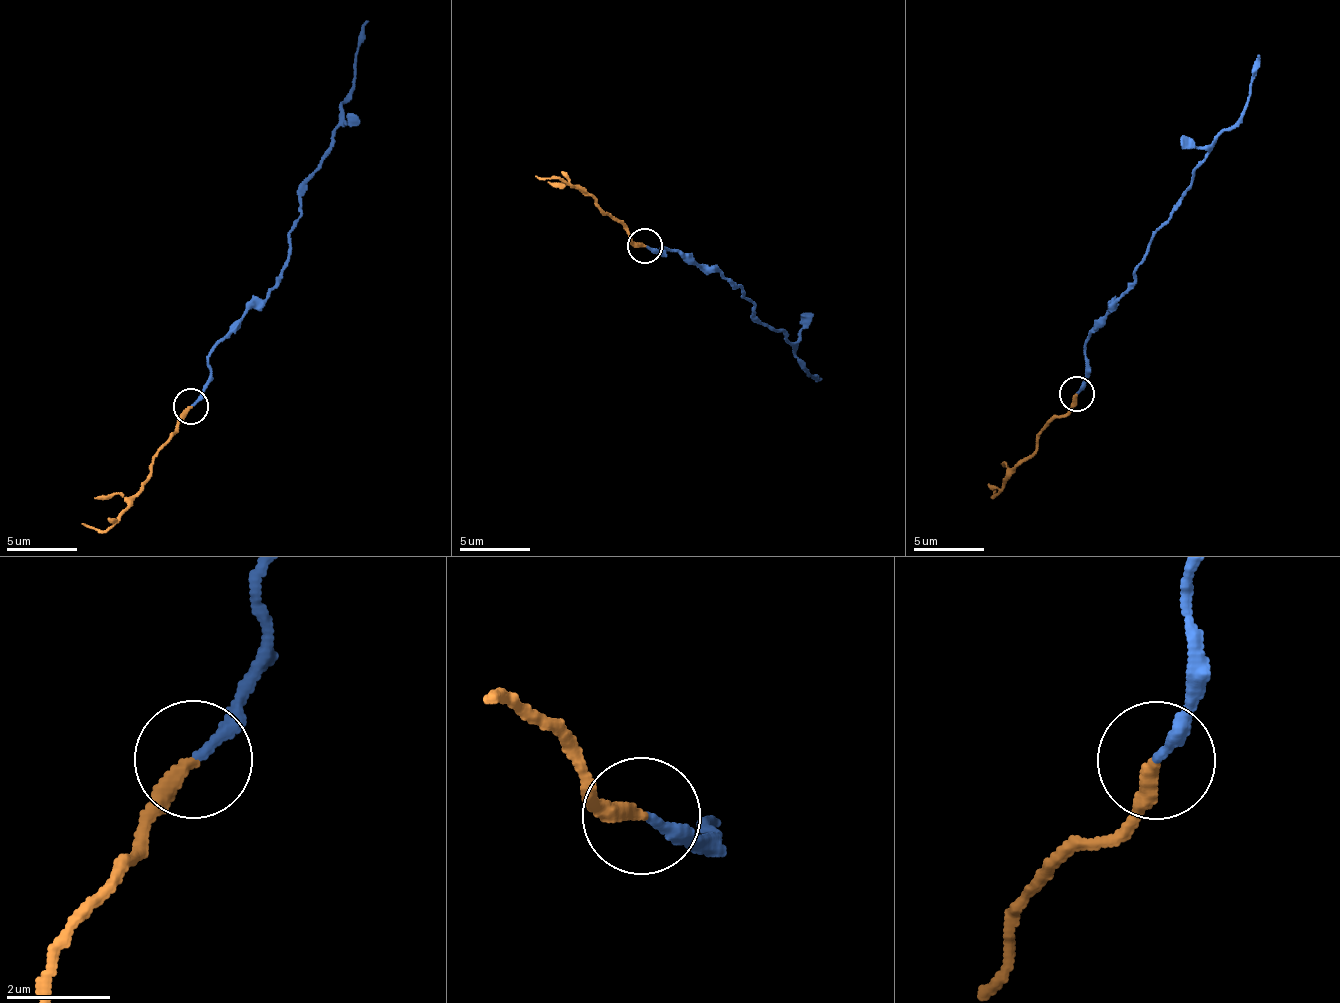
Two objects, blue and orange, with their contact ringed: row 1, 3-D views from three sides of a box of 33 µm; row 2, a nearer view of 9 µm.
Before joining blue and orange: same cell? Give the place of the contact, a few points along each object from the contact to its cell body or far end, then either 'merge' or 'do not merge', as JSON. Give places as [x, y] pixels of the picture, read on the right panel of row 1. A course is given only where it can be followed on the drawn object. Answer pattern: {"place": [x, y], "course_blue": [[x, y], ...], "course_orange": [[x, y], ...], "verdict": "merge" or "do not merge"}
{"place": [1076, 394], "course_blue": [[1077, 395], [1084, 366], [1084, 338], [1134, 281], [1151, 233], [1172, 206], [1197, 165], [1239, 119], [1257, 54]], "course_orange": [[1077, 395], [993, 495], [993, 485]], "verdict": "do not merge"}

